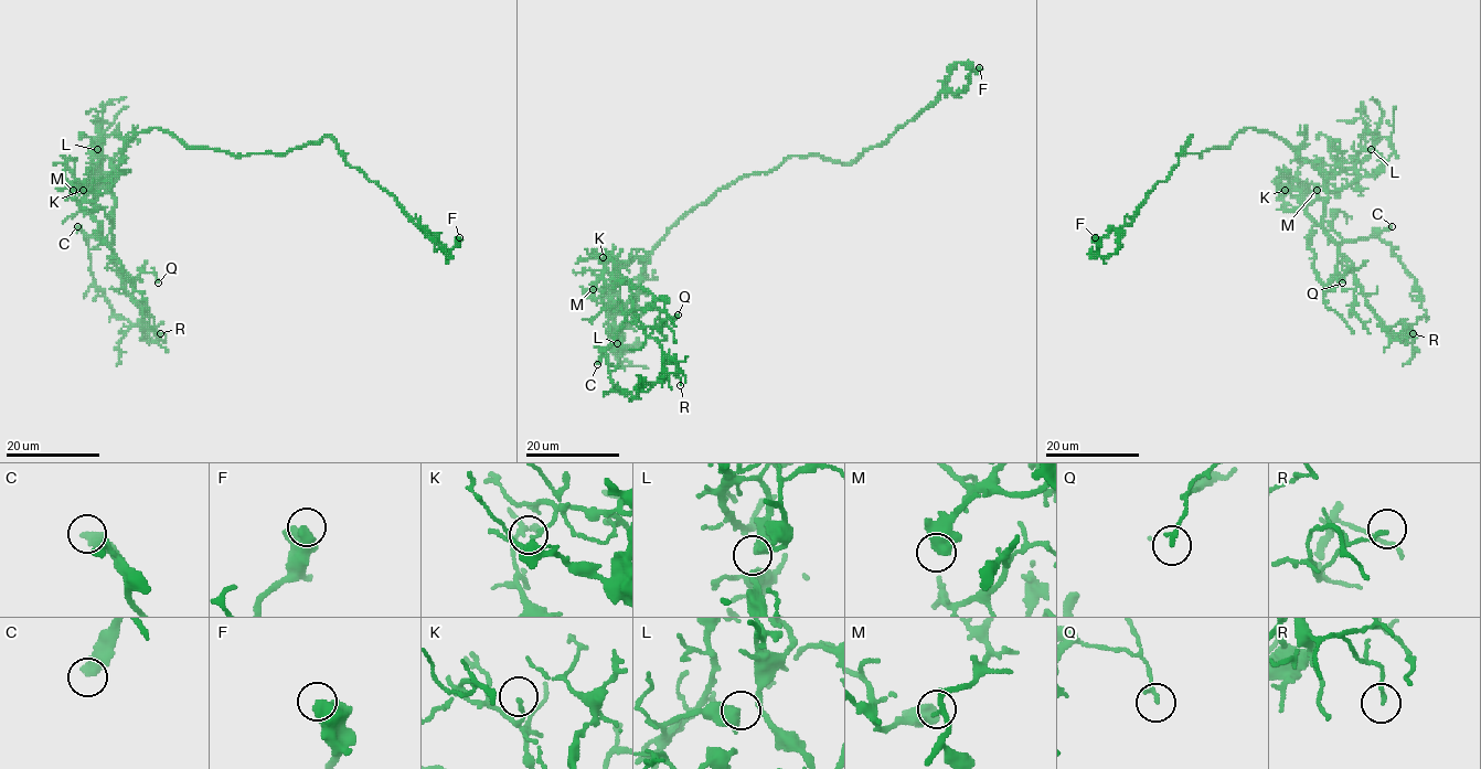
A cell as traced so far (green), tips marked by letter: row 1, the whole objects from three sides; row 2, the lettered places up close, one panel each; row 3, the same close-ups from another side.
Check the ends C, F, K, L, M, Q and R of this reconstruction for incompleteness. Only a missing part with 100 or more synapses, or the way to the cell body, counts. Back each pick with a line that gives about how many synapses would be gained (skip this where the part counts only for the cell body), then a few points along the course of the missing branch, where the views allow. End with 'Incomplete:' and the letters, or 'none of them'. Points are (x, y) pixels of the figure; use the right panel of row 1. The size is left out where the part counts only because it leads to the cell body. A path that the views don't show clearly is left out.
C: Roughly 300 synapses
Incomplete: C

